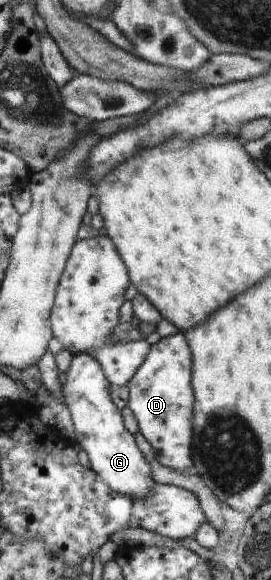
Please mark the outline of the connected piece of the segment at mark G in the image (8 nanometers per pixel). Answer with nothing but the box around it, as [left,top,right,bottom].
[62,354,155,498]

